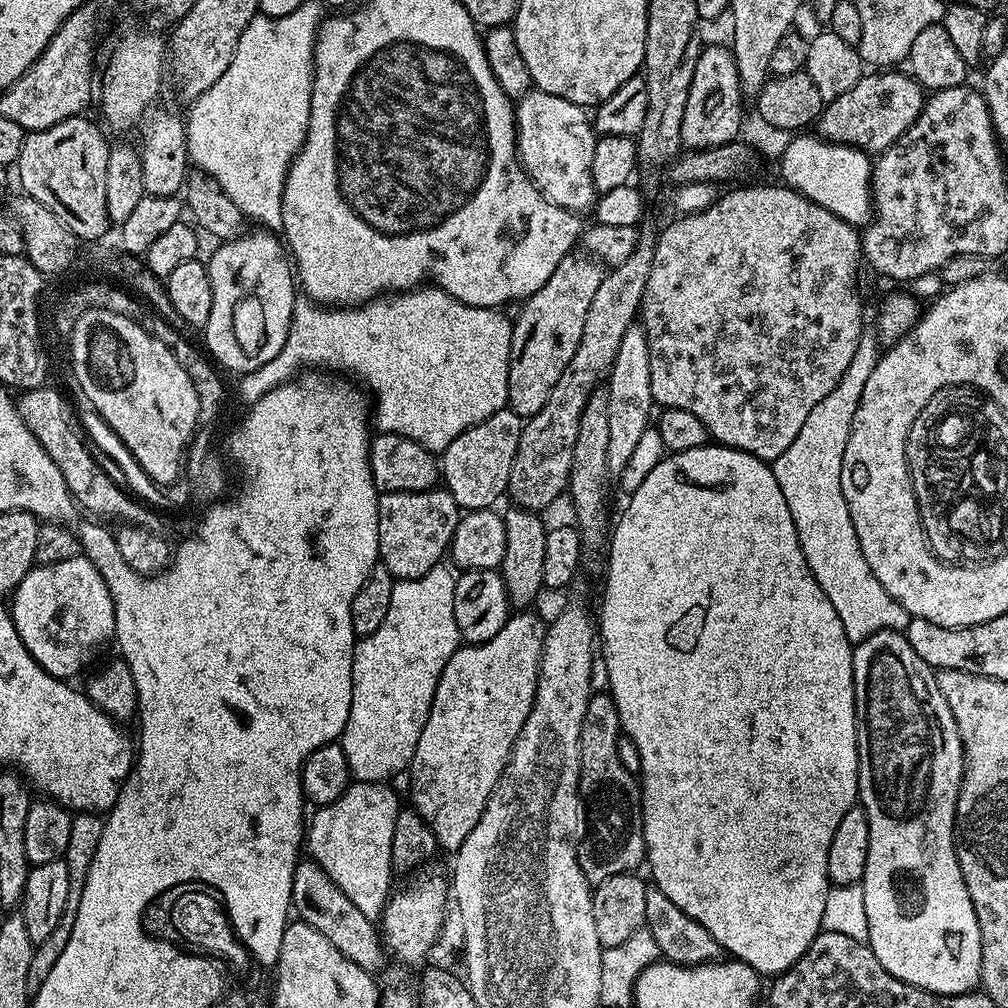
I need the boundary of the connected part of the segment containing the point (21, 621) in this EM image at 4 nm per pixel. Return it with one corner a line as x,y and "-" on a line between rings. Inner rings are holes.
81,554
66,558
66,562
34,566
28,571
26,578
22,578
11,597
12,621
26,650
30,650
42,670
46,670
51,676
73,678
72,676
78,675
107,644
113,643
116,635
114,602
104,581
104,572
96,569
96,562
95,559

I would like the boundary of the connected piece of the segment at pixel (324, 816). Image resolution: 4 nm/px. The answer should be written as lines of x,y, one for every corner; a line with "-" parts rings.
359,782
349,783
348,788
334,802
317,807
316,813
311,813
310,823
306,828
306,852
311,859
316,861
322,870
370,918
373,922
379,921
384,915
384,906
388,902
390,893
393,891
394,873
392,870
392,859
390,850
394,842
394,818
398,818
402,801
396,797
396,792
387,783
361,784

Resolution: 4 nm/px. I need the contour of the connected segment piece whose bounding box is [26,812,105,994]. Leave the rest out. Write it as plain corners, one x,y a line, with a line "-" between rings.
77,812
72,817
70,826
70,843
66,845
66,854
64,855
64,865
70,874
70,894
66,894
66,907
62,910
62,918
58,922
58,927
51,932
50,938
46,942
35,945
30,958
30,975
26,978
26,990
29,994
35,994
46,982
46,974
58,962
62,950
66,950
66,942
70,942
70,930
74,930
74,922
78,918
78,902
82,902
82,890
86,882
86,874
92,865
94,850
98,850
98,841
102,839
102,830
104,829
105,817
94,812

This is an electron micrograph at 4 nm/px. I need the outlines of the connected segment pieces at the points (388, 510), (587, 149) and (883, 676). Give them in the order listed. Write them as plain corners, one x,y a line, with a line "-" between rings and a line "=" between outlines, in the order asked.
437,486
424,492
385,492
378,502
379,563
390,570
396,580
422,578
452,547
454,530
462,509
456,505
447,488
=
539,90
519,97
516,113
516,154
528,177
536,183
541,194
560,208
577,214
598,198
591,166
598,133
589,113
566,98
546,94
=
887,628
878,634
870,634
870,638
855,645
852,649
852,673
856,691
856,749
860,787
858,800
868,816
870,826
870,846
866,854
866,870
862,881
868,923
866,943
874,950
878,962
882,962
882,966
886,966
886,970
890,970
894,978
932,992
935,996
961,996
964,992
973,991
980,984
982,938
978,930
978,918
974,914
974,906
970,902
970,894
966,890
966,882
962,878
962,870
956,857
956,803
960,783
964,777
964,747
960,741
958,726
954,722
954,714
950,714
950,706
946,698
942,698
942,690
936,681
936,672
925,660
918,658
918,650
910,646
904,632
892,632

